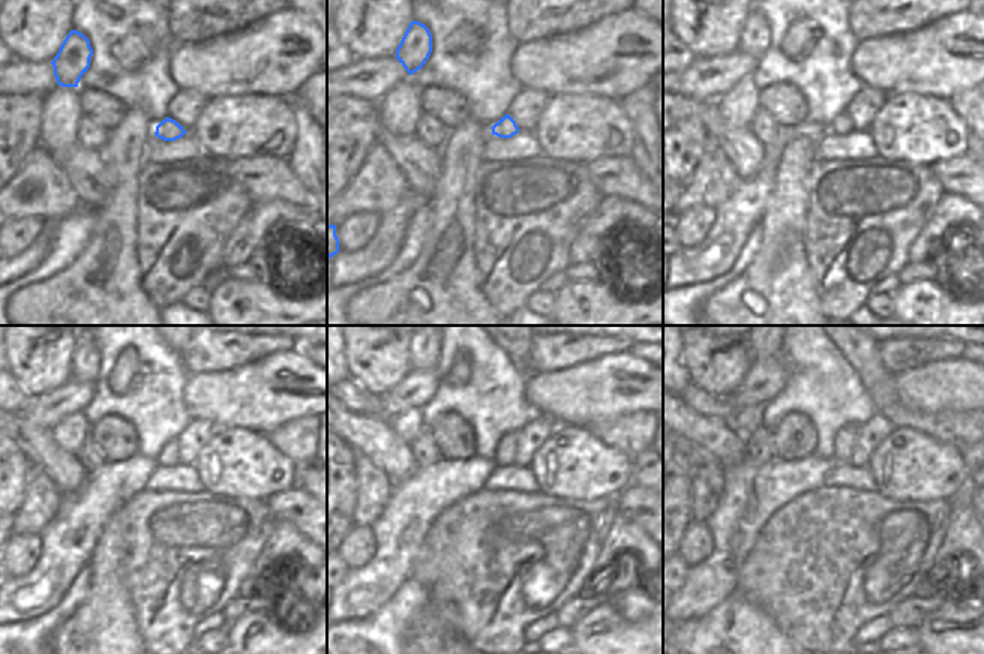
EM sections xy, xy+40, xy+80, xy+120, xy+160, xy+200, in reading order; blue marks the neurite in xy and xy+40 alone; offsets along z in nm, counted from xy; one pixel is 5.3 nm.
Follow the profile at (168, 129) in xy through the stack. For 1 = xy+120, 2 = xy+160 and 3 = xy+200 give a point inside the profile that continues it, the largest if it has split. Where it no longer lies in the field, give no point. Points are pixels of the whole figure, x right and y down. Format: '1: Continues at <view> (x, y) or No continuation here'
1: Continues at xy+120 (168, 456)
2: Continues at xy+160 (504, 455)
3: Continues at xy+200 (839, 455).

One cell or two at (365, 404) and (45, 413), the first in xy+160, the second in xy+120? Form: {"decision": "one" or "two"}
{"decision": "two"}

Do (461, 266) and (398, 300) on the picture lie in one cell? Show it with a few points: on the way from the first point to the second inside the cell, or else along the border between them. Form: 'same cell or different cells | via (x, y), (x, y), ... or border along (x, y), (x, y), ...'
same cell | via (446, 275), (432, 288), (413, 296)

